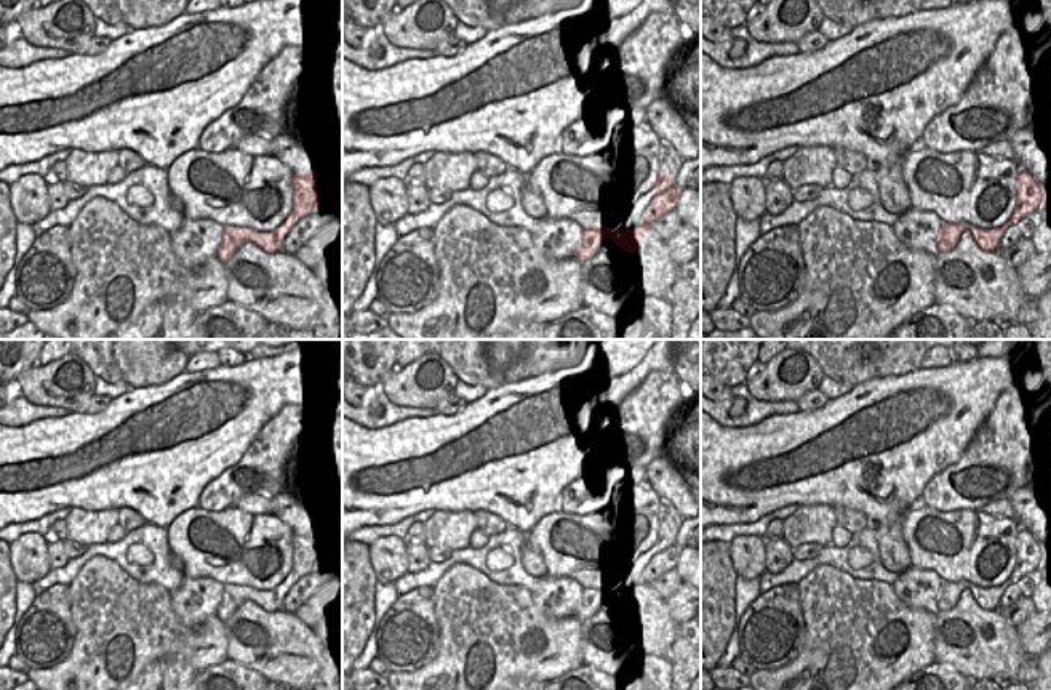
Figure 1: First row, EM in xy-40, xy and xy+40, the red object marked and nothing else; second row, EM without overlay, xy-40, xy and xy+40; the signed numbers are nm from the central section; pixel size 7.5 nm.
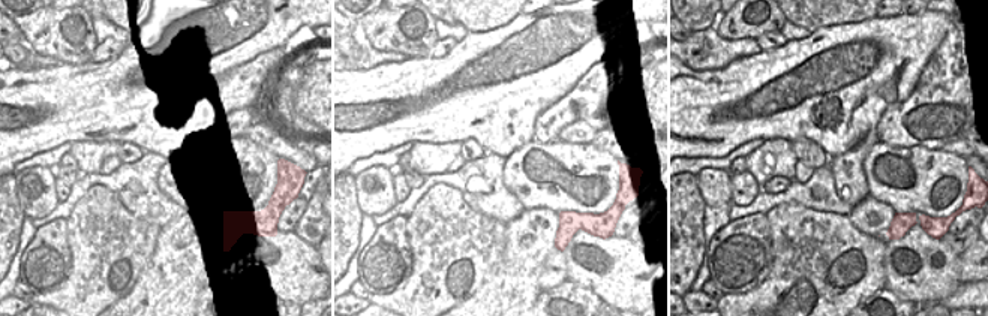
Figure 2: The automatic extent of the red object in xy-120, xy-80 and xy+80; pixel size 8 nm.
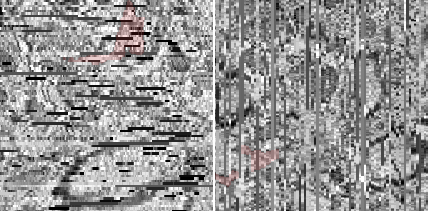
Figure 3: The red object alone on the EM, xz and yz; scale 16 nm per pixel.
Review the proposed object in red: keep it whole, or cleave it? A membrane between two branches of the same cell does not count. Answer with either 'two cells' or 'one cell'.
two cells

